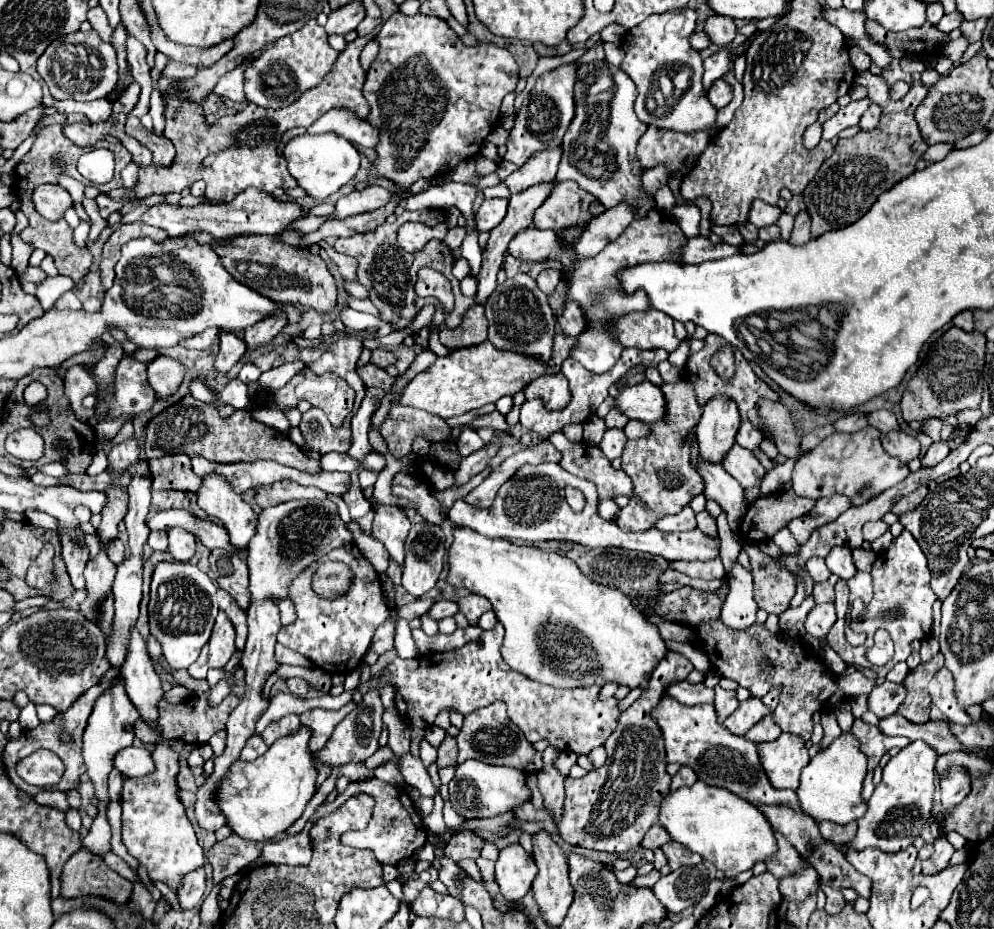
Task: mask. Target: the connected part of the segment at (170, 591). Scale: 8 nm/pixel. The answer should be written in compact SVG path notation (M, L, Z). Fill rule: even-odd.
M160 562L152 576L148 614L150 634L160 642L168 666L172 670L188 668L196 662L202 646L210 640L218 616L216 584L206 572L190 562Z

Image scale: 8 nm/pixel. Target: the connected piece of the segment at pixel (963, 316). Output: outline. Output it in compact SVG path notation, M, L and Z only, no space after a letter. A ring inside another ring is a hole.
M964 310L964 312L956 314L952 322L954 322L954 326L958 326L958 328L962 328L962 330L966 330L966 332L972 332L972 330L974 330L974 320L972 320L972 310Z

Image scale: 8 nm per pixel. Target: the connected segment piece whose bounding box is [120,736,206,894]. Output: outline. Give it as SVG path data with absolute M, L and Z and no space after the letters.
M158 738L154 748L156 774L152 778L128 778L122 788L122 842L128 852L146 866L150 880L166 884L174 894L184 882L184 876L204 866L206 856L198 844L192 822L180 800L180 786L176 776L180 772L180 756L168 744L168 738Z

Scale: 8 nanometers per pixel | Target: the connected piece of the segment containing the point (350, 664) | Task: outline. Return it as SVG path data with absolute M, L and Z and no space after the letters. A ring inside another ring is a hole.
M344 546L340 550L332 550L332 554L324 558L324 560L338 560L350 566L354 579L348 593L334 599L318 596L312 588L312 576L318 568L318 562L314 562L310 570L304 570L304 574L300 574L296 582L292 582L292 590L288 596L296 604L298 620L290 626L284 626L278 632L278 642L282 646L310 658L318 668L332 672L332 674L334 672L348 674L354 668L358 668L360 660L370 648L374 630L380 624L384 624L390 616L390 608L384 600L378 572L372 568L372 564L366 558L362 558L356 550L354 552L352 550L354 546L348 546L348 548Z

